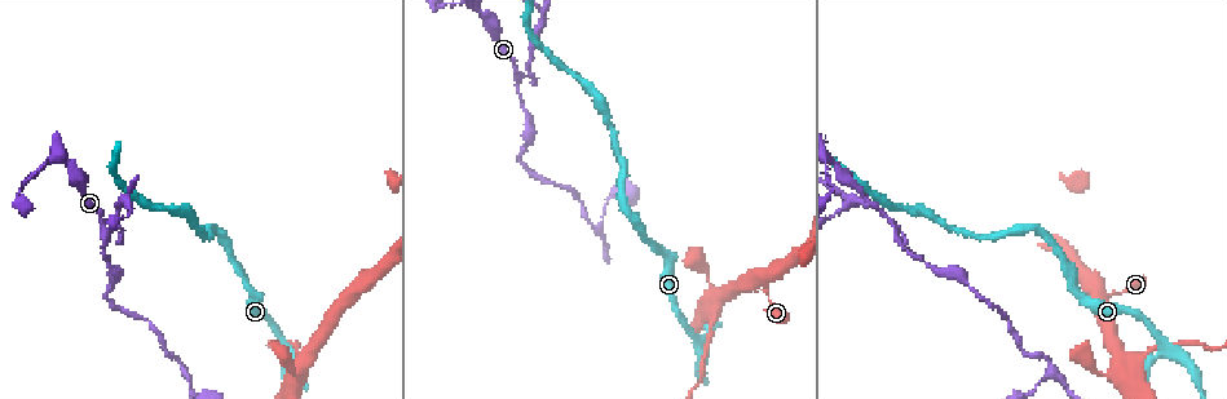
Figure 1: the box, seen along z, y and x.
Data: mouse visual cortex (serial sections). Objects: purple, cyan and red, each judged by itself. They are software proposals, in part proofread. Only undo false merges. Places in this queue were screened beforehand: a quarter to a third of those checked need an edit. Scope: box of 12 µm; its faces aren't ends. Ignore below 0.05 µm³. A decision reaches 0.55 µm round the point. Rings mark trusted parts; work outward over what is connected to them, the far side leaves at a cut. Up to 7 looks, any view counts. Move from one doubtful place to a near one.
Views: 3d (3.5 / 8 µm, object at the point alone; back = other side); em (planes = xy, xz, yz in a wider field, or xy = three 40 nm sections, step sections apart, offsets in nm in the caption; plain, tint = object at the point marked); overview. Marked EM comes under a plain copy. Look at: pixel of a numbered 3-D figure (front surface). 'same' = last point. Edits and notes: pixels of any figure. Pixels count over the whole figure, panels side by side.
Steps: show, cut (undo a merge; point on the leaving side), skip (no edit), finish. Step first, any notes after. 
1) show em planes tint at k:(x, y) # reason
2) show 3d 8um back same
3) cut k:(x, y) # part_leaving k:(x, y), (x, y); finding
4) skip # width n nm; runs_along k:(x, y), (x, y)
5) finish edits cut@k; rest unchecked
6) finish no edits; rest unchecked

show 3d 3.5um back at 1:(105, 231) # a narrow waist

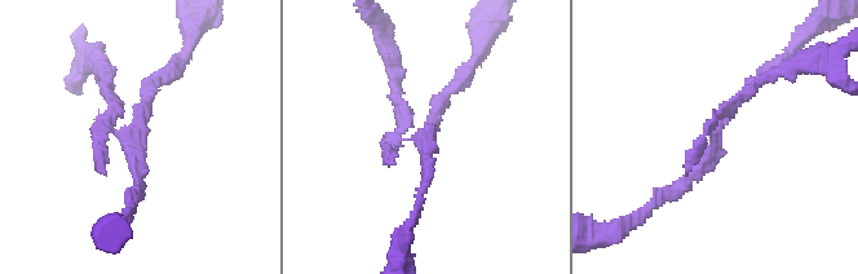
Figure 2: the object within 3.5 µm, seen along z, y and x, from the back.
show em xy step 1 tint at 2:(422, 135)

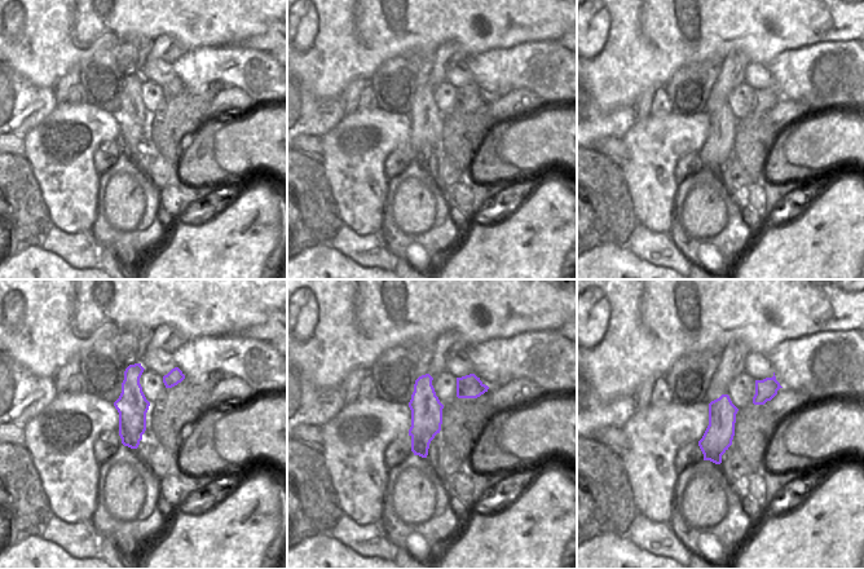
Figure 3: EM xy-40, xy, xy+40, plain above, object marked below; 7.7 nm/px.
cut 2:(98, 163) # part_leaving 2:(114, 131), (98, 60); a second cell is stuck on

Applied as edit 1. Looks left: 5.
show 3d 8um at 1:(1122, 368)

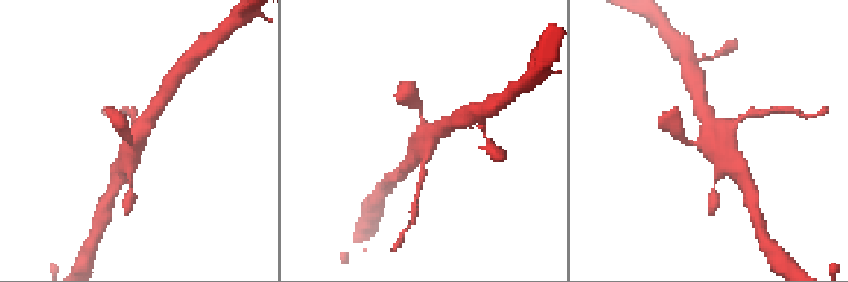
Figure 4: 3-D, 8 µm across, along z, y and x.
show 3d 3.5um at 4:(710, 135)

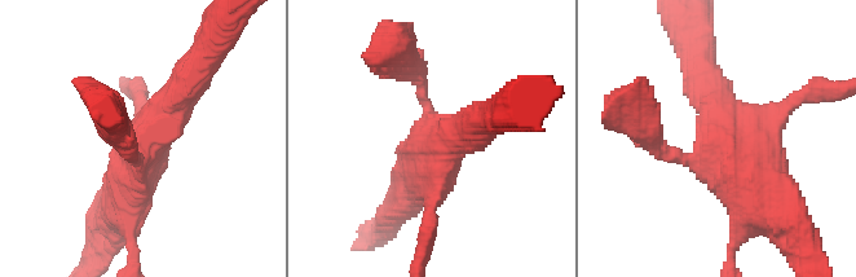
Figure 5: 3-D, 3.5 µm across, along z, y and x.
show em xy step 5 tint at 5:(723, 147) # arms 4; arm_widths 150, 200, 450, 600 nm

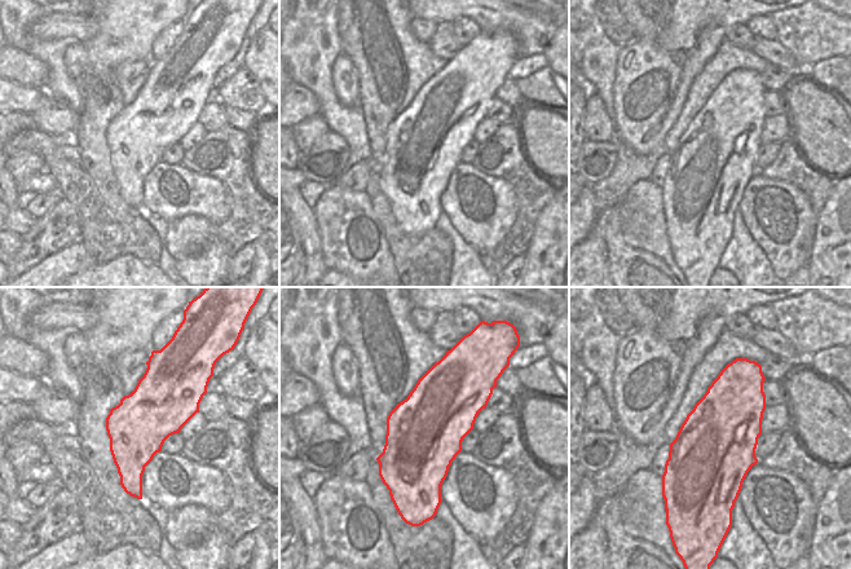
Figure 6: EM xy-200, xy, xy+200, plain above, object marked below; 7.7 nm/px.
skip # runs_along 5:(202, 65), (154, 126), (122, 197); one cell here

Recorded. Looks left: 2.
show 3d 3.5um at 1:(185, 371) # branch point

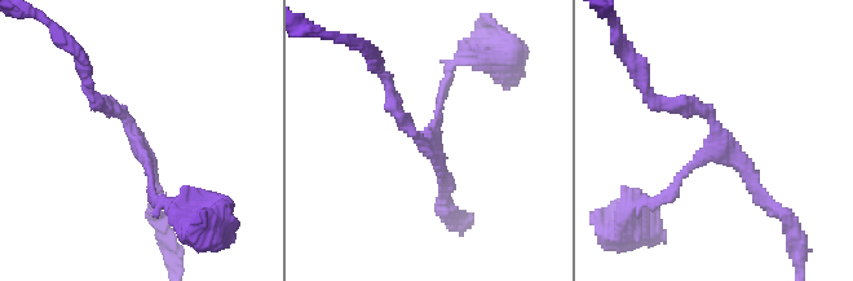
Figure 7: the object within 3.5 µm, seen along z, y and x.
show em planes tint at 7:(135, 143)

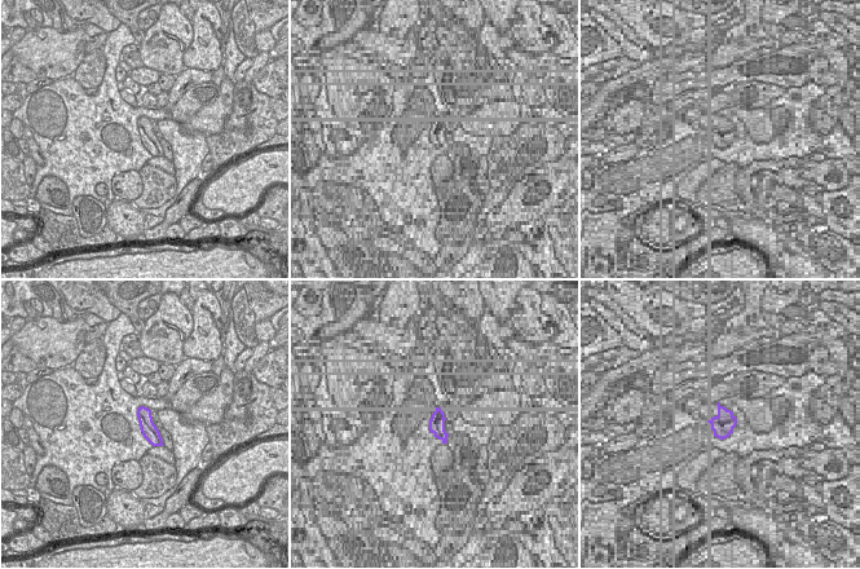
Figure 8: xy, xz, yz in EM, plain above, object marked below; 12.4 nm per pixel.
skip # arms 3; runs_along 7:(100, 105), (132, 130), (151, 197); continuous, no second cell

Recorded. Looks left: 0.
finish edits cut@2; rest unchecked

